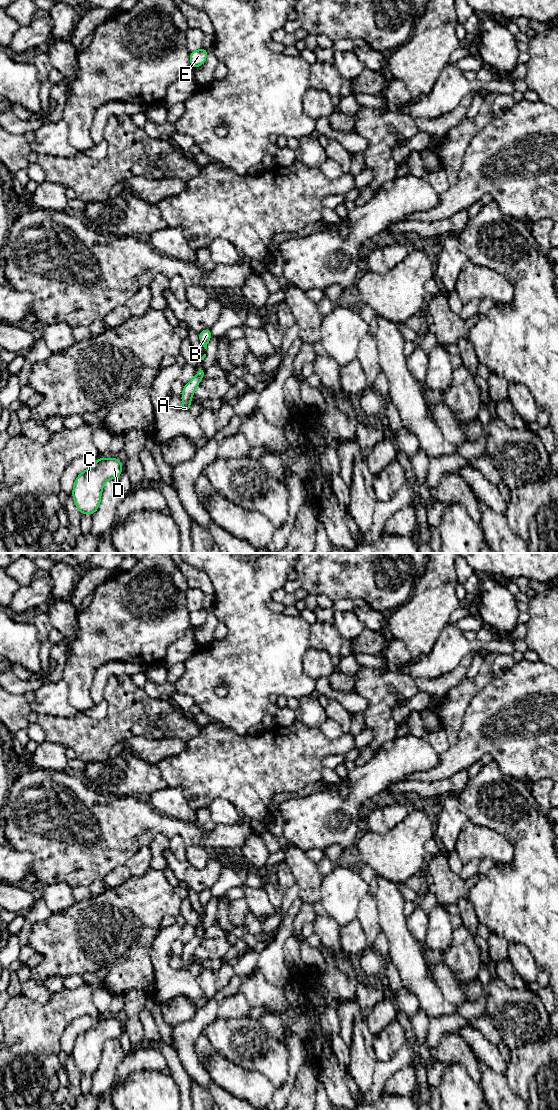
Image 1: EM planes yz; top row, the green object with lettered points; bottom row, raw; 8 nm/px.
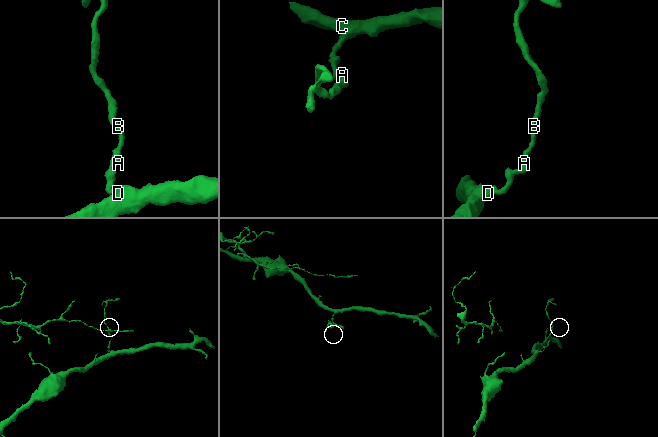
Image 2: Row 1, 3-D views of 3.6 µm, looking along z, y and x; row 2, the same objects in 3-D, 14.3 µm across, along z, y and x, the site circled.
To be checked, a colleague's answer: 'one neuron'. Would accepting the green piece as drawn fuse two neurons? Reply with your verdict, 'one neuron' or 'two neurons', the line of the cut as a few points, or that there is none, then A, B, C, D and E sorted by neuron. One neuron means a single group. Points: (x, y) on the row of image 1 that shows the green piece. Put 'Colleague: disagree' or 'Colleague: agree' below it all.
one neuron | no cut | A B C D E
Colleague: agree

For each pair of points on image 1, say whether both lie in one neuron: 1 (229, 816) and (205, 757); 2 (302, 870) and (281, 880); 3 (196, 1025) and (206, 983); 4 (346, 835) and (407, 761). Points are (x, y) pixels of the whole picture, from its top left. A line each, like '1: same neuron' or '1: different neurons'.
1: different neurons
2: different neurons
3: different neurons
4: same neuron

